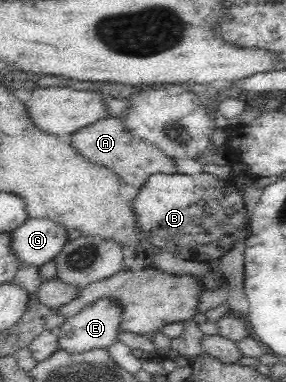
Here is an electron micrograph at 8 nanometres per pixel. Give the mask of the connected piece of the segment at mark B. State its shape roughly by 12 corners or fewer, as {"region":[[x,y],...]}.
{"region":[[152,174],[132,202],[147,247],[216,259],[248,235],[230,178]]}

